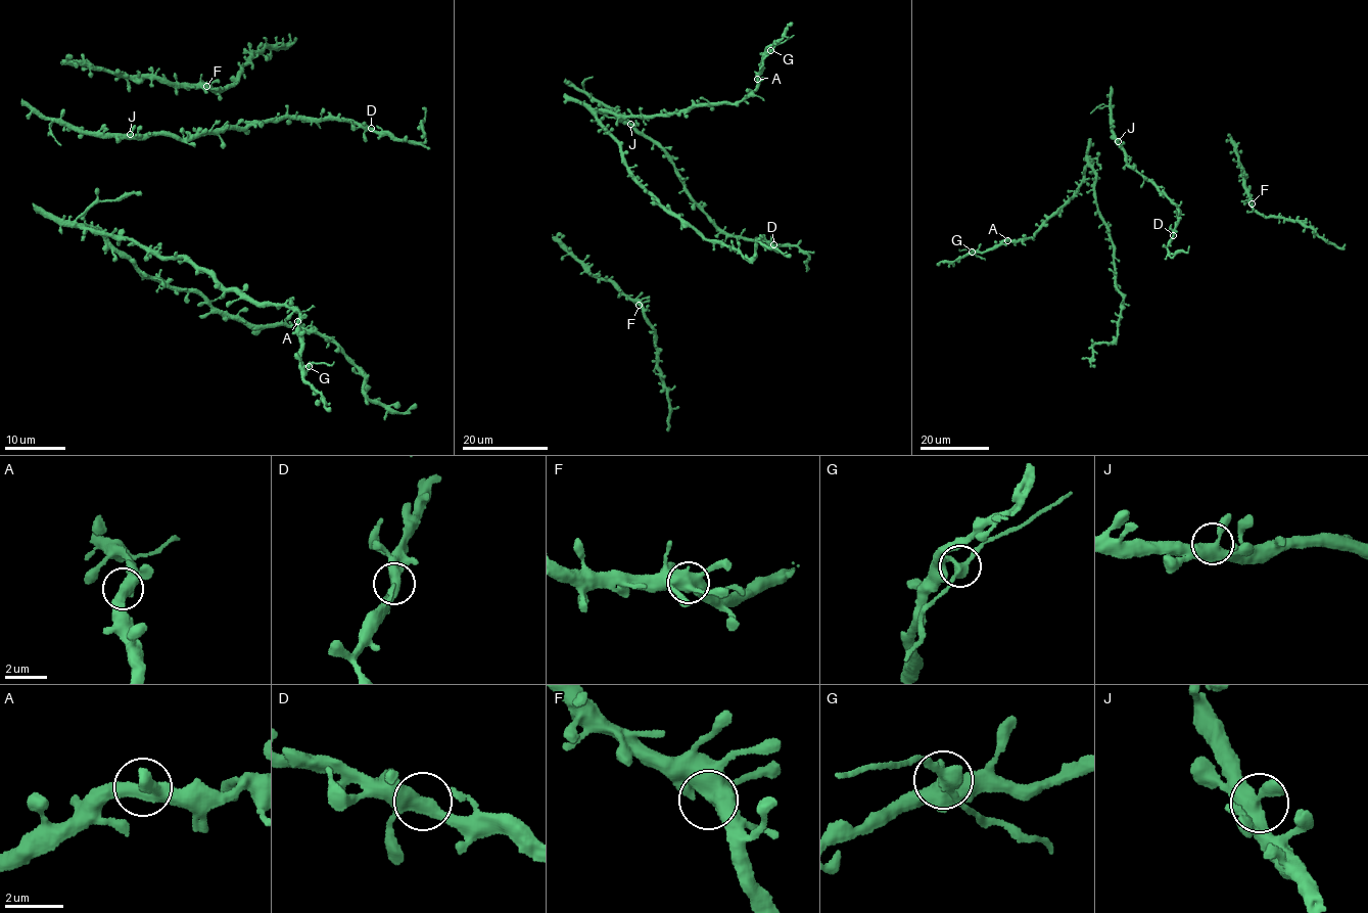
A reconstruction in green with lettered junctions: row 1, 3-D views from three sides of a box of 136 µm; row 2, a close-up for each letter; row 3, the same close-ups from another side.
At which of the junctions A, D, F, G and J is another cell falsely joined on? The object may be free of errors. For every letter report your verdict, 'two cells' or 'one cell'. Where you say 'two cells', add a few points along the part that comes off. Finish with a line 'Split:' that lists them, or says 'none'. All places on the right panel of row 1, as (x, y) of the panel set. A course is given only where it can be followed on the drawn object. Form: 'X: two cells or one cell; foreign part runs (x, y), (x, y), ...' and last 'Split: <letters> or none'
A: one cell
D: one cell
F: one cell
G: two cells; foreign part runs (973, 252), (958, 249)
J: one cell
Split: G

